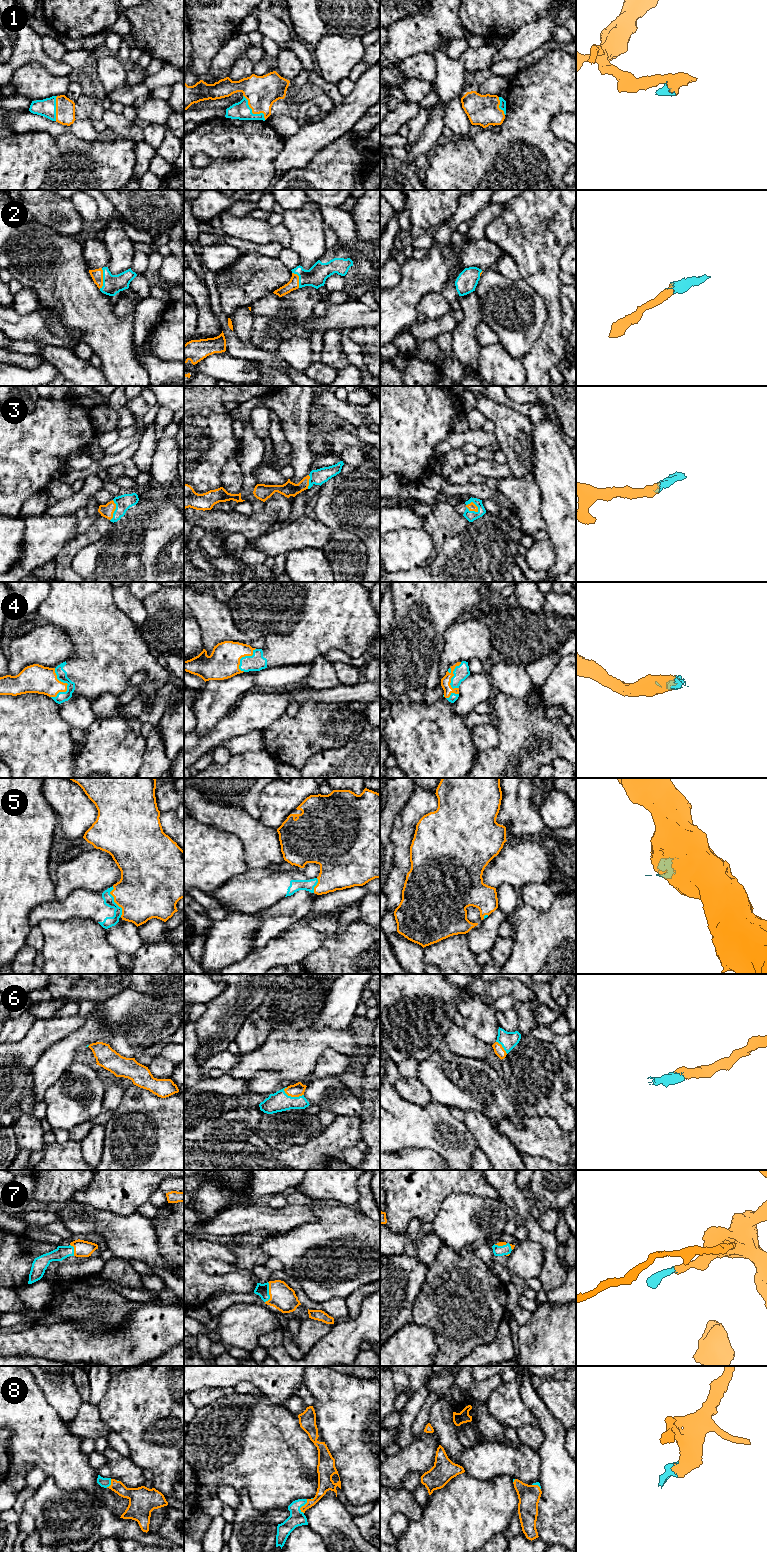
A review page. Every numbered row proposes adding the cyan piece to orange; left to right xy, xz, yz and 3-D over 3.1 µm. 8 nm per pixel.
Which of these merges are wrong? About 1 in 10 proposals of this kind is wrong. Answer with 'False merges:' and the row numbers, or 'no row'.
False merges: no row

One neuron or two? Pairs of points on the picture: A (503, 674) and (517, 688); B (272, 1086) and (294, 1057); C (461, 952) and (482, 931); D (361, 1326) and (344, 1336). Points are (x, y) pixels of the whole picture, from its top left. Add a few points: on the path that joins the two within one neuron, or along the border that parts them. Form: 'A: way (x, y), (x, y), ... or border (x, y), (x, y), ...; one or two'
A: way (506, 677), (514, 685); one
B: border (256, 1071), (273, 1070), (283, 1081); two
C: border (466, 933), (468, 947), (476, 955); two
D: way (357, 1330), (348, 1336); one

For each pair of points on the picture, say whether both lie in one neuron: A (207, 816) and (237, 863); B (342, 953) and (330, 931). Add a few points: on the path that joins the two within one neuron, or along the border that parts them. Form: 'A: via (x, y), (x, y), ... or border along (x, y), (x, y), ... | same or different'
A: border along (194, 817), (236, 836) | different
B: via (337, 948), (333, 944), (331, 936) | same

